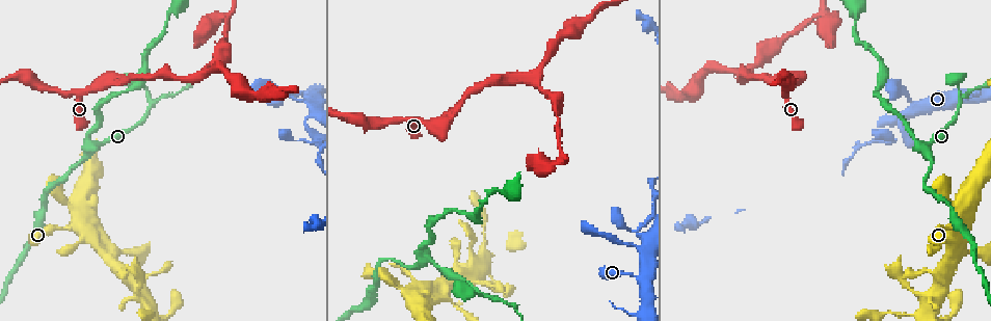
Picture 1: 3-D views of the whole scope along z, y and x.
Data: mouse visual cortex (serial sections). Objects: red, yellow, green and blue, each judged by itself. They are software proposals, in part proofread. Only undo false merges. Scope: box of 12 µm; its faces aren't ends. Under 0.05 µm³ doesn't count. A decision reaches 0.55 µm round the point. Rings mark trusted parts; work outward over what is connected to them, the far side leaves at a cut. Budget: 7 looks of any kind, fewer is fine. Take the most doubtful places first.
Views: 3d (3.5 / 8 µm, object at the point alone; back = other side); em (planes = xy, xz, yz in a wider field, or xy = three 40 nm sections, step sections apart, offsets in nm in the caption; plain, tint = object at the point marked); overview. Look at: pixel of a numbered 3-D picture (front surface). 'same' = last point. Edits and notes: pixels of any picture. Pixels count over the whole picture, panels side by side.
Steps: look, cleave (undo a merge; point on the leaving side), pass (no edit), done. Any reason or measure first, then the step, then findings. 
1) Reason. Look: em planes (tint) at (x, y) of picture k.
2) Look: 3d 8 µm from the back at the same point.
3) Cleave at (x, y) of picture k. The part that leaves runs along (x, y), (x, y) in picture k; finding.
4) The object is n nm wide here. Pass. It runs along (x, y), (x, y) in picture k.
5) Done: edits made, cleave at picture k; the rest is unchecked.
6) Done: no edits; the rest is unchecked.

Three-way junction. Look: 3d 3.5 µm at (200, 78) of picture 1.

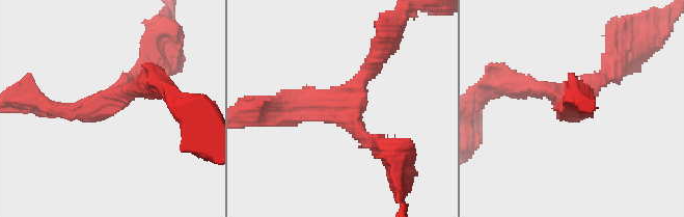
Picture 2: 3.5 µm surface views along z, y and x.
3 arms meet here; the arms are 200, 250, 250 nm wide. Look: em planes (tint) at (107, 104) of picture 2.

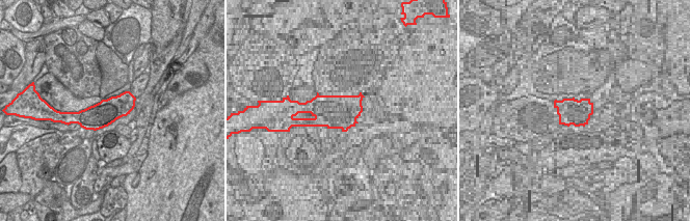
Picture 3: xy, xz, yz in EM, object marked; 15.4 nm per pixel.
The object is 380 nm wide here. Pass. It runs along (40, 106), (94, 109), (153, 61) in picture 2; one cell here.

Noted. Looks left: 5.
Looks like a crossing. Look: 3d 3.5 µm at (955, 247) of picture 1.

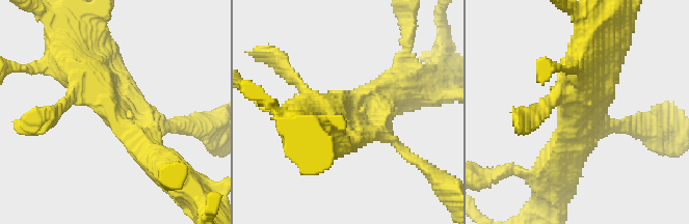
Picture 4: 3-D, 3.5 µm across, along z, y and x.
Look: em xy step 3 (tint) at (578, 113) of picture 4.

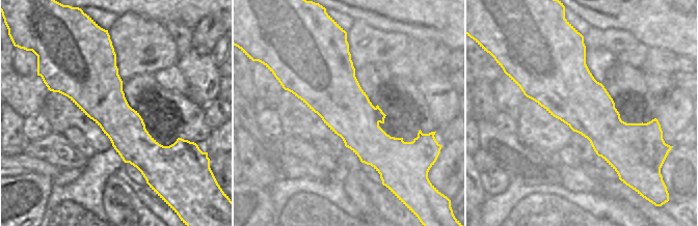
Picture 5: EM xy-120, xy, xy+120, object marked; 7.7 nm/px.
Pass. It runs along (47, 66), (75, 66), (146, 149) in picture 4; continuous, no second cell.

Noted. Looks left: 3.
A fork. Look: 3d 3.5 µm at (152, 103) of picture 1.

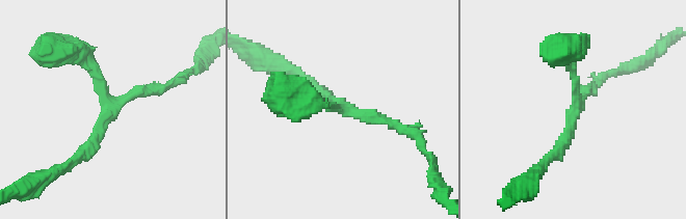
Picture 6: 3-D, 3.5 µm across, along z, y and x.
3 arms meet here; the arms are 150, 150, 200 nm wide; shape alone is not enough. Look: em planes (tint) at (574, 111) of picture 6.

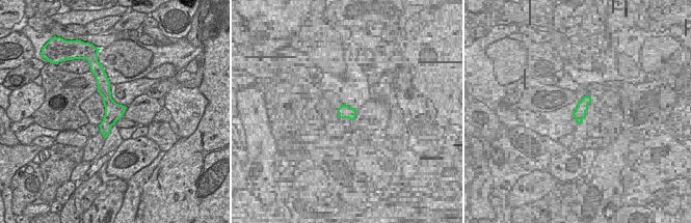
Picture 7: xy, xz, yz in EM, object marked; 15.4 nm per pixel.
Pass. It runs along (546, 161), (570, 133), (575, 78), (568, 50) in picture 6; all the same cell.

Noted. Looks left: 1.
Done: no edits; the rest is unchecked.

